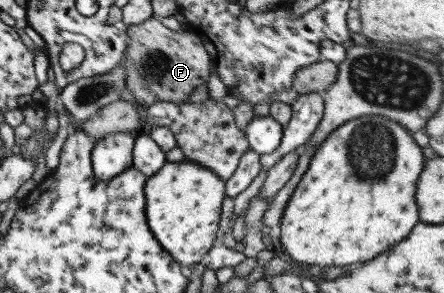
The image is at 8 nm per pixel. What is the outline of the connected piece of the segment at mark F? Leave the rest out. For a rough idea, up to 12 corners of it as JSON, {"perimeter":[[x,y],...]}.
{"perimeter":[[155,16],[127,27],[121,67],[141,109],[208,81],[200,39]]}

